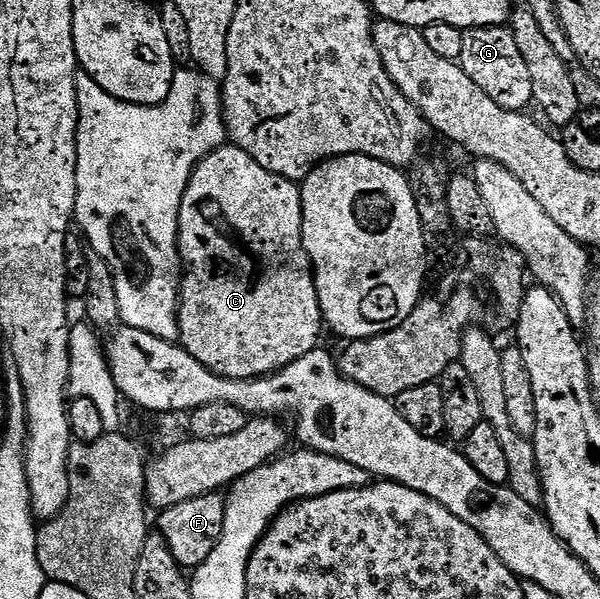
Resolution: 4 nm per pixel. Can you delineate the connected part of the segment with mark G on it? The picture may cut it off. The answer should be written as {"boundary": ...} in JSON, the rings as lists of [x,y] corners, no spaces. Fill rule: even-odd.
{"boundary":[[[494,25],[493,27],[477,27],[464,32],[465,44],[461,47],[459,65],[497,103],[497,107],[505,107],[509,111],[523,111],[532,104],[533,82],[529,79],[529,66],[525,63],[517,43],[513,40],[510,28]]]}

